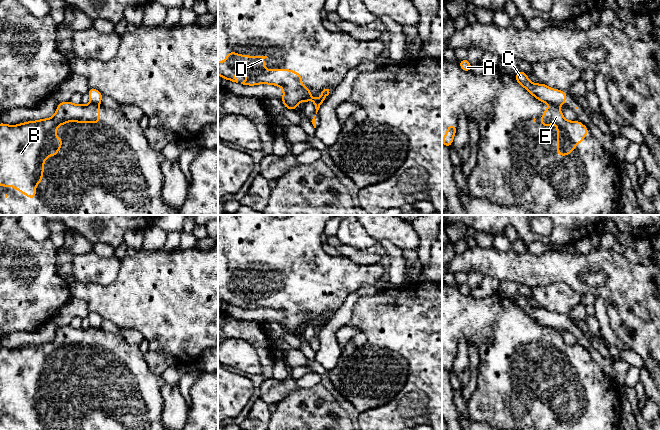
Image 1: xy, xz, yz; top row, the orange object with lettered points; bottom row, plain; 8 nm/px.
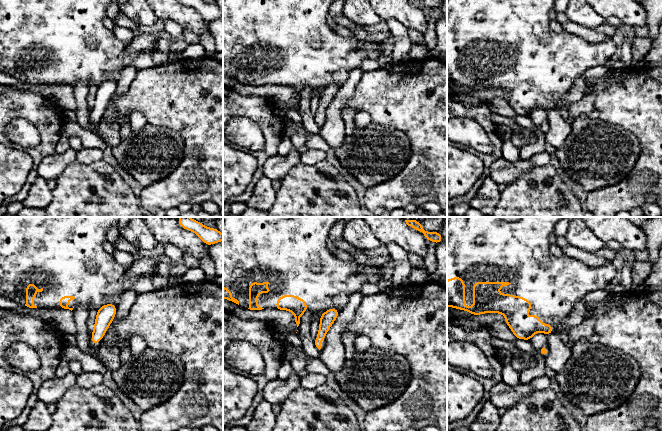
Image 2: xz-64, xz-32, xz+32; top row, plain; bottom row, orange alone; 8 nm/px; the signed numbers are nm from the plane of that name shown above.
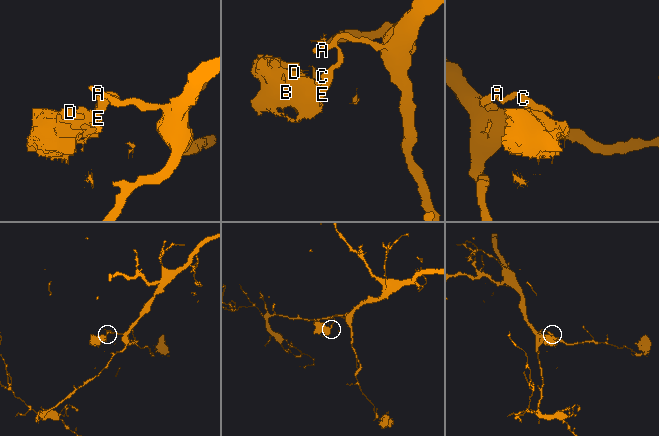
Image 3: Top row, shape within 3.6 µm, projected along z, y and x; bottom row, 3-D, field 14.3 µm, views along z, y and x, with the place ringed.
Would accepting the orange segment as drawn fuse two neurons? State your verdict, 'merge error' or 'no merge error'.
merge error

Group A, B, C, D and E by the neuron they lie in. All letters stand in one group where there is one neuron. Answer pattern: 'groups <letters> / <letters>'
groups A C / B D E

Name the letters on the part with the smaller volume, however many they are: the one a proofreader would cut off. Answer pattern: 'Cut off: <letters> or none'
Cut off: B, D, E

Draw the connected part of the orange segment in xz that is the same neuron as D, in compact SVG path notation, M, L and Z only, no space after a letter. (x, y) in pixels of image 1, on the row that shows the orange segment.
M229 51L224 62L218 61L218 75L225 80L236 82L237 68L239 64L244 65L246 79L241 84L254 86L259 84L275 85L283 88L283 102L285 108L296 111L300 101L306 103L311 100L314 104L322 102L321 98L313 98L309 87L302 85L302 76L299 72L291 69L269 69L264 70L267 56L240 55Z

